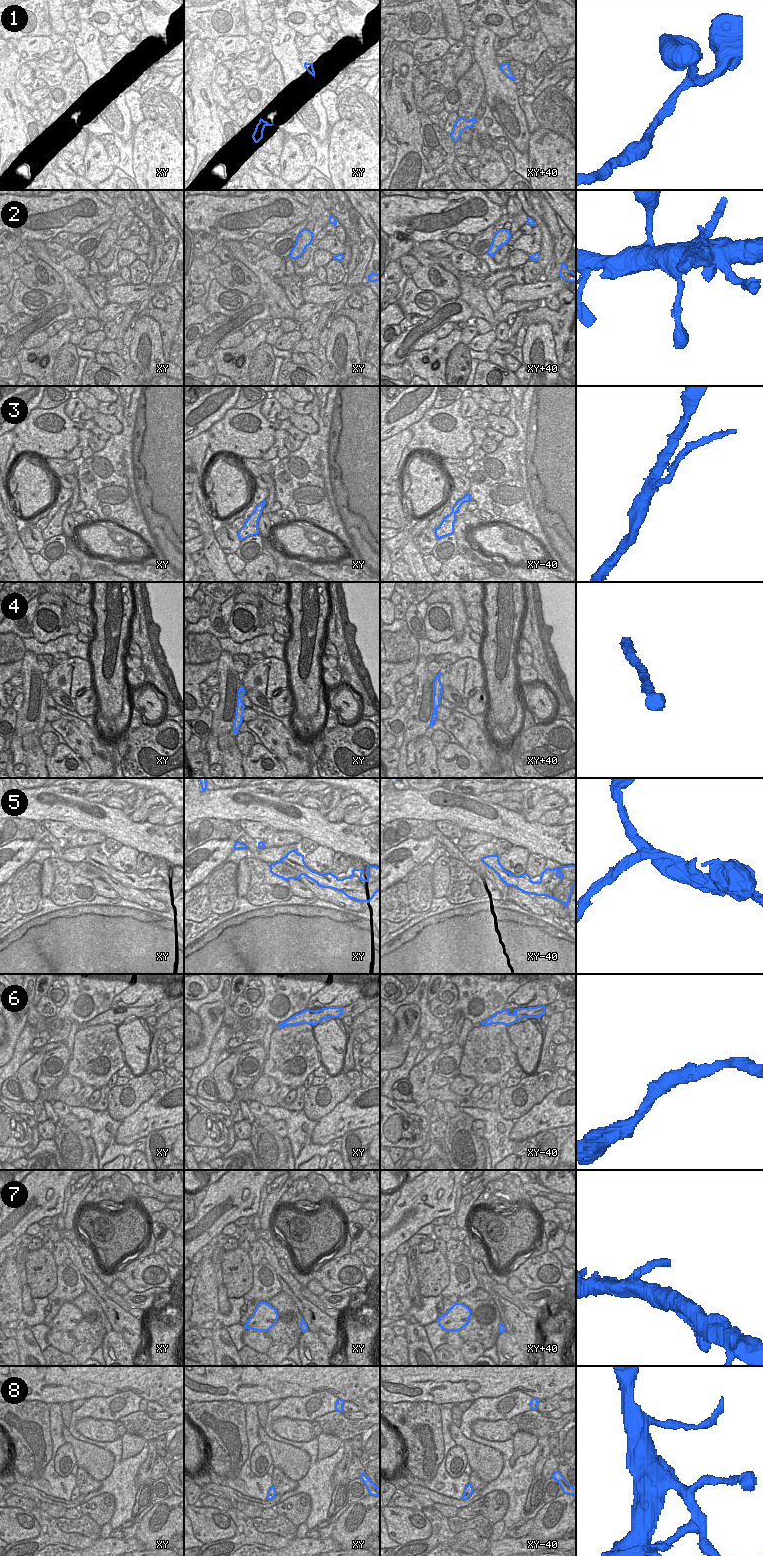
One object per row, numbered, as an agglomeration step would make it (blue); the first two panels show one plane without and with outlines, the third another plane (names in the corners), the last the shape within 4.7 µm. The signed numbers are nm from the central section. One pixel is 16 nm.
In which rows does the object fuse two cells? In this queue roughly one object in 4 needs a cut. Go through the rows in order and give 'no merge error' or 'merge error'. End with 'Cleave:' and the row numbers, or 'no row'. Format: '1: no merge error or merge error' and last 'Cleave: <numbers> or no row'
1: no merge error
2: no merge error
3: no merge error
4: no merge error
5: merge error
6: no merge error
7: no merge error
8: no merge error
Cleave: 5

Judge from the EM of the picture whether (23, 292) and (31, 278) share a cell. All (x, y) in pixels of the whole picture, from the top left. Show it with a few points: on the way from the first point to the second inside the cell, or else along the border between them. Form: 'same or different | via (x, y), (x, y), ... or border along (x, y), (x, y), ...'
different | border along (17, 277), (26, 286), (48, 294)

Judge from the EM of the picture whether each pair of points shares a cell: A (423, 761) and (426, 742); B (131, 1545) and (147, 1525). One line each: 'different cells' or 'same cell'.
A: same cell
B: different cells

